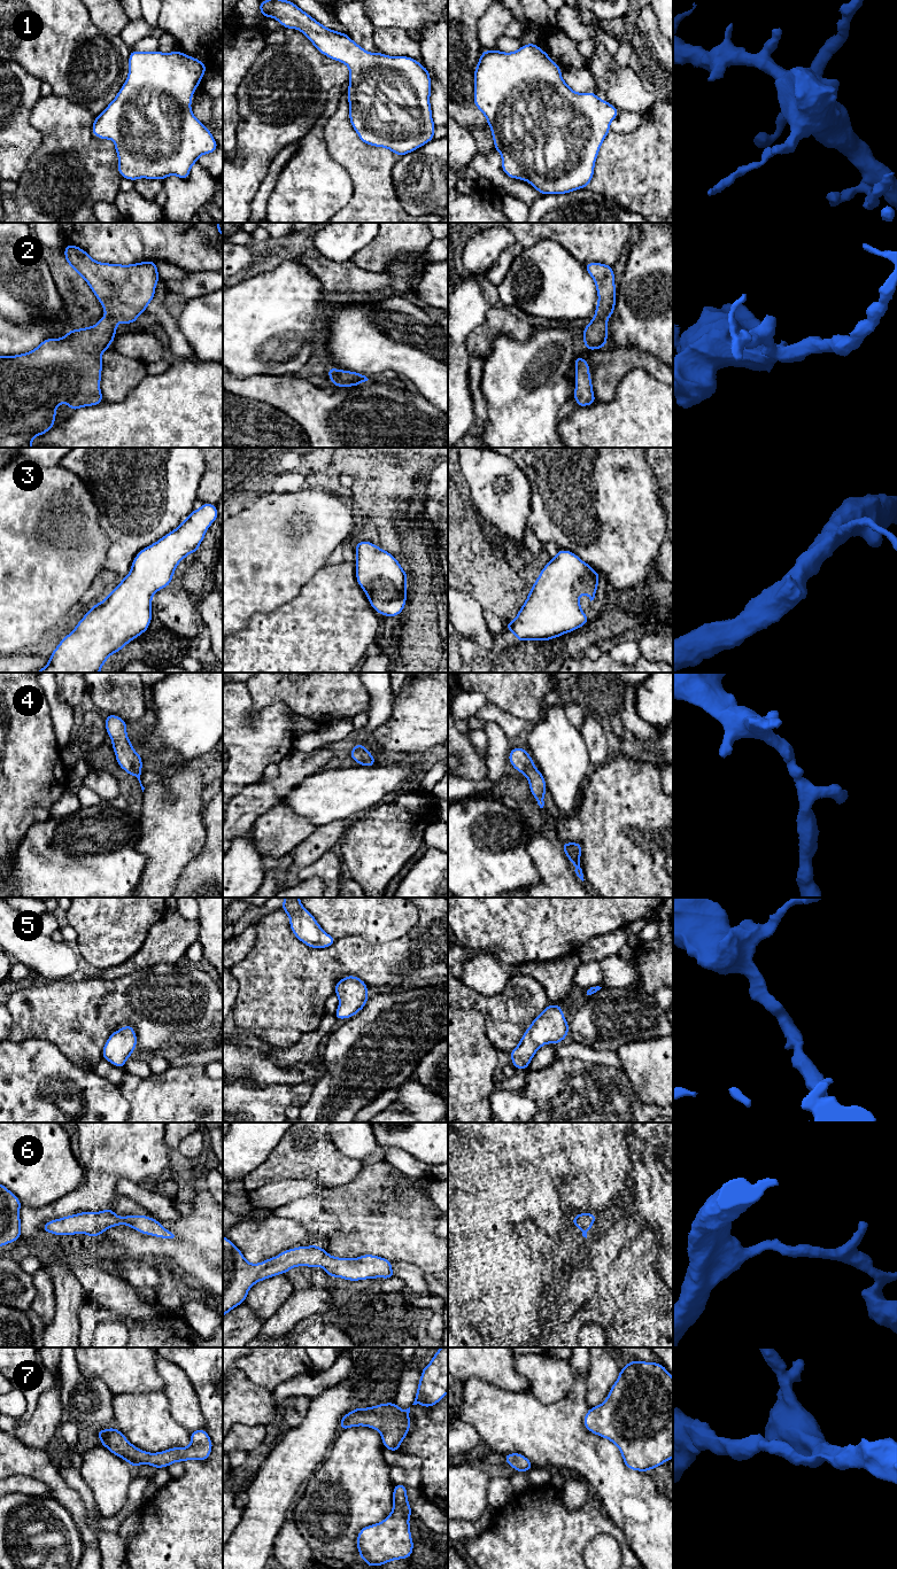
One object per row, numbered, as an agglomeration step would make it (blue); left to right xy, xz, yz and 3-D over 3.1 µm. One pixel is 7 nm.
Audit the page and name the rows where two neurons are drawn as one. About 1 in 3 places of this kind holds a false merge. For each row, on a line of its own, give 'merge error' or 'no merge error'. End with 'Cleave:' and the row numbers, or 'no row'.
1: no merge error
2: no merge error
3: no merge error
4: no merge error
5: no merge error
6: no merge error
7: no merge error
Cleave: no row

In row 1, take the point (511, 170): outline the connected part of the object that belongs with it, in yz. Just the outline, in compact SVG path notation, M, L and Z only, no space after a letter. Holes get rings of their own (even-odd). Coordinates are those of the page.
M531 42L511 53L482 51L474 69L474 104L490 127L495 150L502 157L503 172L510 178L529 182L542 195L567 194L588 187L600 148L610 132L611 122L619 115L616 107L595 93L574 92L564 81L560 68Z

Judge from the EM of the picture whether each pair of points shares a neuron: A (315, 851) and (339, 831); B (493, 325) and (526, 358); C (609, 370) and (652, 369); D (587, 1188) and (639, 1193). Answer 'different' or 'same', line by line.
A: same
B: different
C: same
D: different

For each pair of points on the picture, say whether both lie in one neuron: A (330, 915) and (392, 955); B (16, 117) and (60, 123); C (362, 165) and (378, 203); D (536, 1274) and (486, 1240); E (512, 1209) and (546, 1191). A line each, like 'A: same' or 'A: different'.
A: different
B: different
C: same
D: same
E: different

